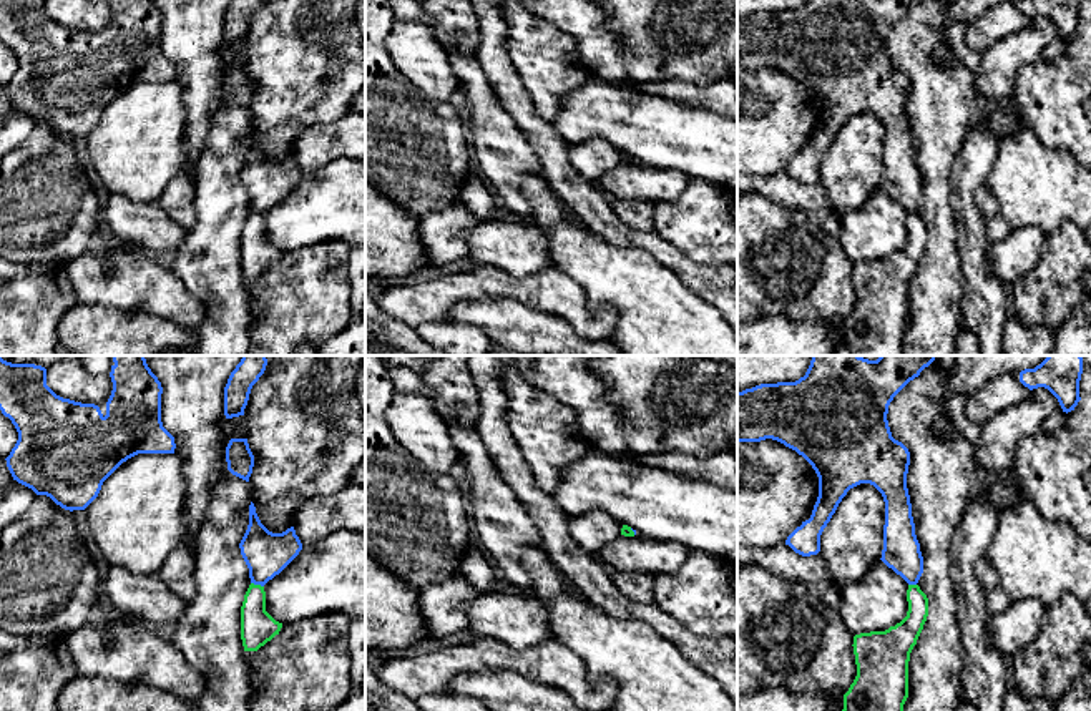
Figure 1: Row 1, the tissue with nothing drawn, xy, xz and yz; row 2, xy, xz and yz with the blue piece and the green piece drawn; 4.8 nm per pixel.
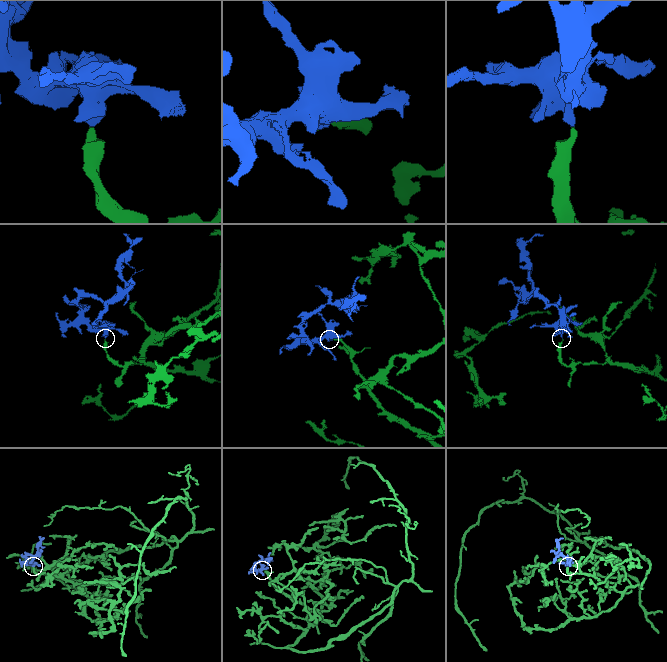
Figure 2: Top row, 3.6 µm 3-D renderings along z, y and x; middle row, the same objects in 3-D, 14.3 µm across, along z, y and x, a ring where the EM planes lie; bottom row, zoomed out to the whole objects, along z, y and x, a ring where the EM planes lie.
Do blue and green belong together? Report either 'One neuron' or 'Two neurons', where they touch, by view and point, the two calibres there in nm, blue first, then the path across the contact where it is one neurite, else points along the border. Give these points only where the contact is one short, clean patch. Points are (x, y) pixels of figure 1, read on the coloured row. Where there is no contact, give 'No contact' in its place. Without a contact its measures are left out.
Two neurons. Touches blue at xy (258, 583). Thickness 220 nm (blue) against 170 nm. Boundary: xy (251, 582), (263, 587)

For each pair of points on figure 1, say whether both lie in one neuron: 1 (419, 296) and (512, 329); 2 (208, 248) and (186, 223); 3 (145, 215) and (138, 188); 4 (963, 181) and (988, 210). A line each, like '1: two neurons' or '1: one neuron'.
1: two neurons
2: two neurons
3: two neurons
4: two neurons

